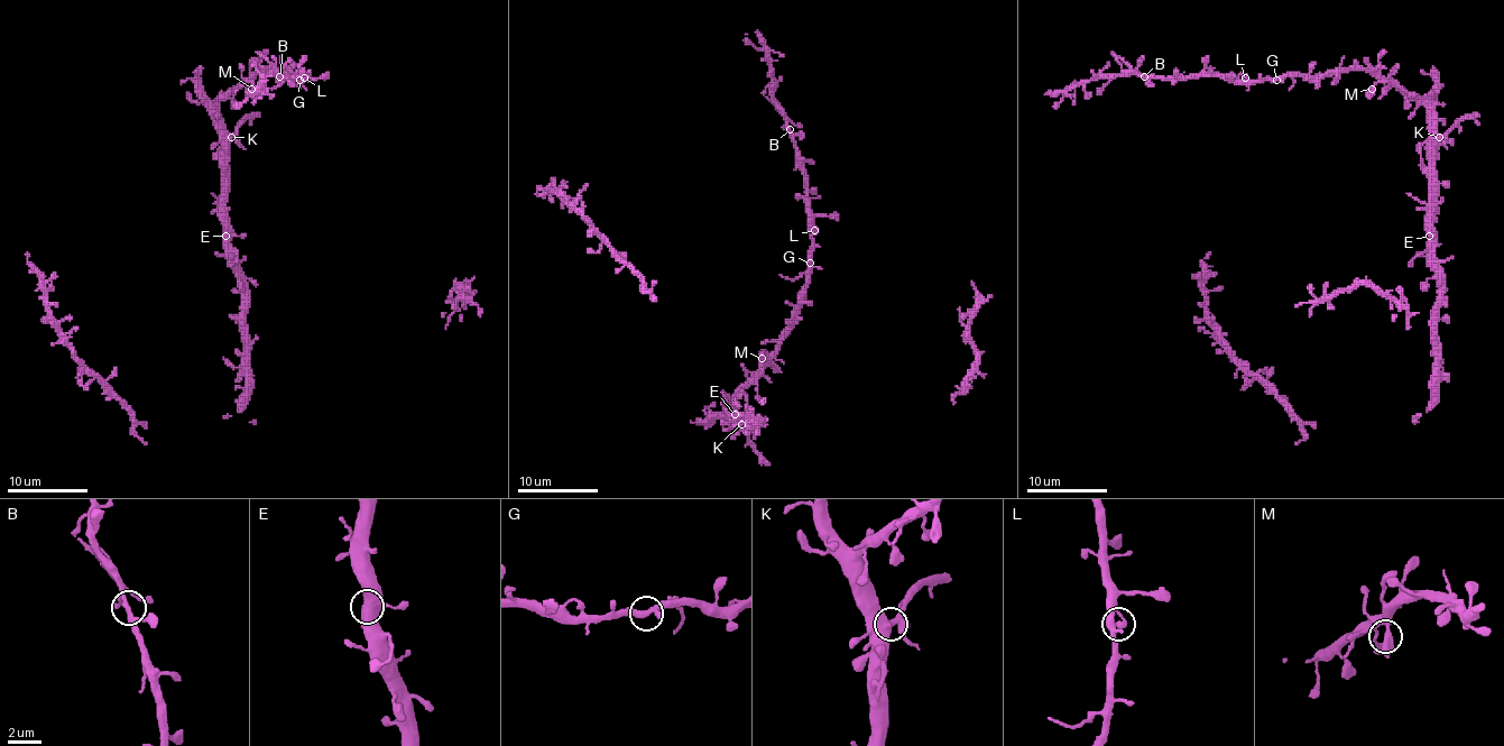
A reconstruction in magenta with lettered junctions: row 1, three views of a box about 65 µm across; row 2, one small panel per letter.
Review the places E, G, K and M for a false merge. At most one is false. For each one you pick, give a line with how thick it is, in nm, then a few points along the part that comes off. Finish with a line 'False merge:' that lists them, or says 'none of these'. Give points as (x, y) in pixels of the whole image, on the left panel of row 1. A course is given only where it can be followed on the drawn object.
False merge: none of these

